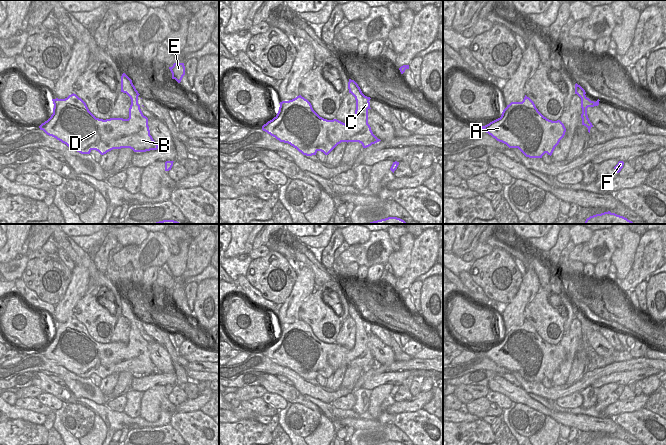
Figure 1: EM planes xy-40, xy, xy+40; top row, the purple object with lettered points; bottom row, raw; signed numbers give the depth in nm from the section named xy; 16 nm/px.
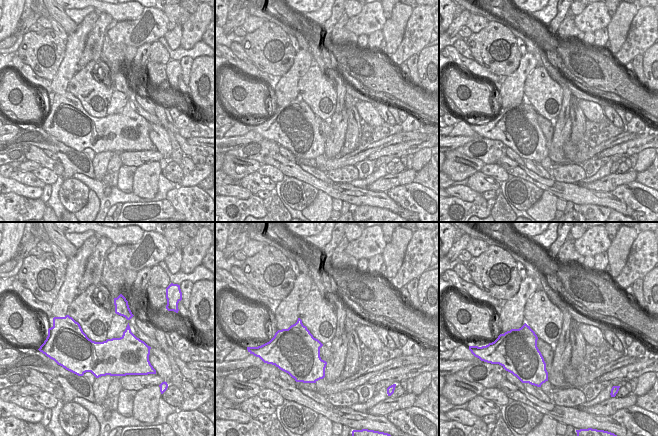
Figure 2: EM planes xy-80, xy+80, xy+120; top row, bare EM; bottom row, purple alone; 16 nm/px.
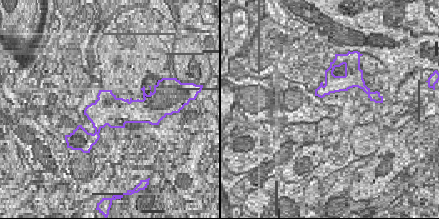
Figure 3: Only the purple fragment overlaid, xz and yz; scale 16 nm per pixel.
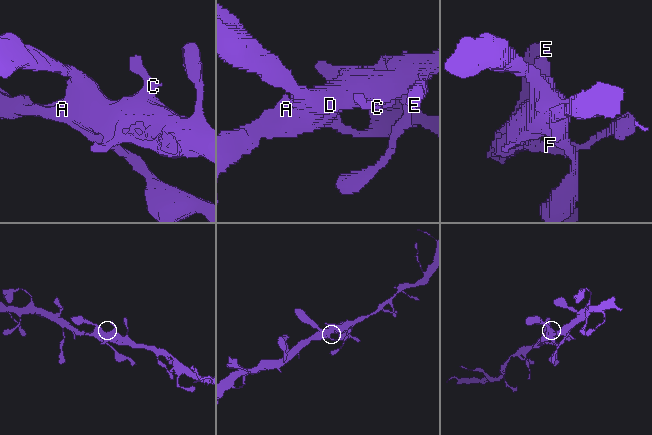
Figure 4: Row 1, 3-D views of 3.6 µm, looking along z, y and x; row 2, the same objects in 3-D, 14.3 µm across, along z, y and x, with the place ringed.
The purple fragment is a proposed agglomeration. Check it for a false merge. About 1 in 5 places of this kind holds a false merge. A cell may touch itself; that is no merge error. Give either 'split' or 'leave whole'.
leave whole

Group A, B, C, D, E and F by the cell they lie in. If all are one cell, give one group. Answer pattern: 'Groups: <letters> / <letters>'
Groups: A B C D E F.

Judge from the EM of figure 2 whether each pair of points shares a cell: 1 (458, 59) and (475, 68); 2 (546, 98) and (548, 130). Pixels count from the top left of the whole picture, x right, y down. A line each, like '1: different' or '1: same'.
1: same
2: different

